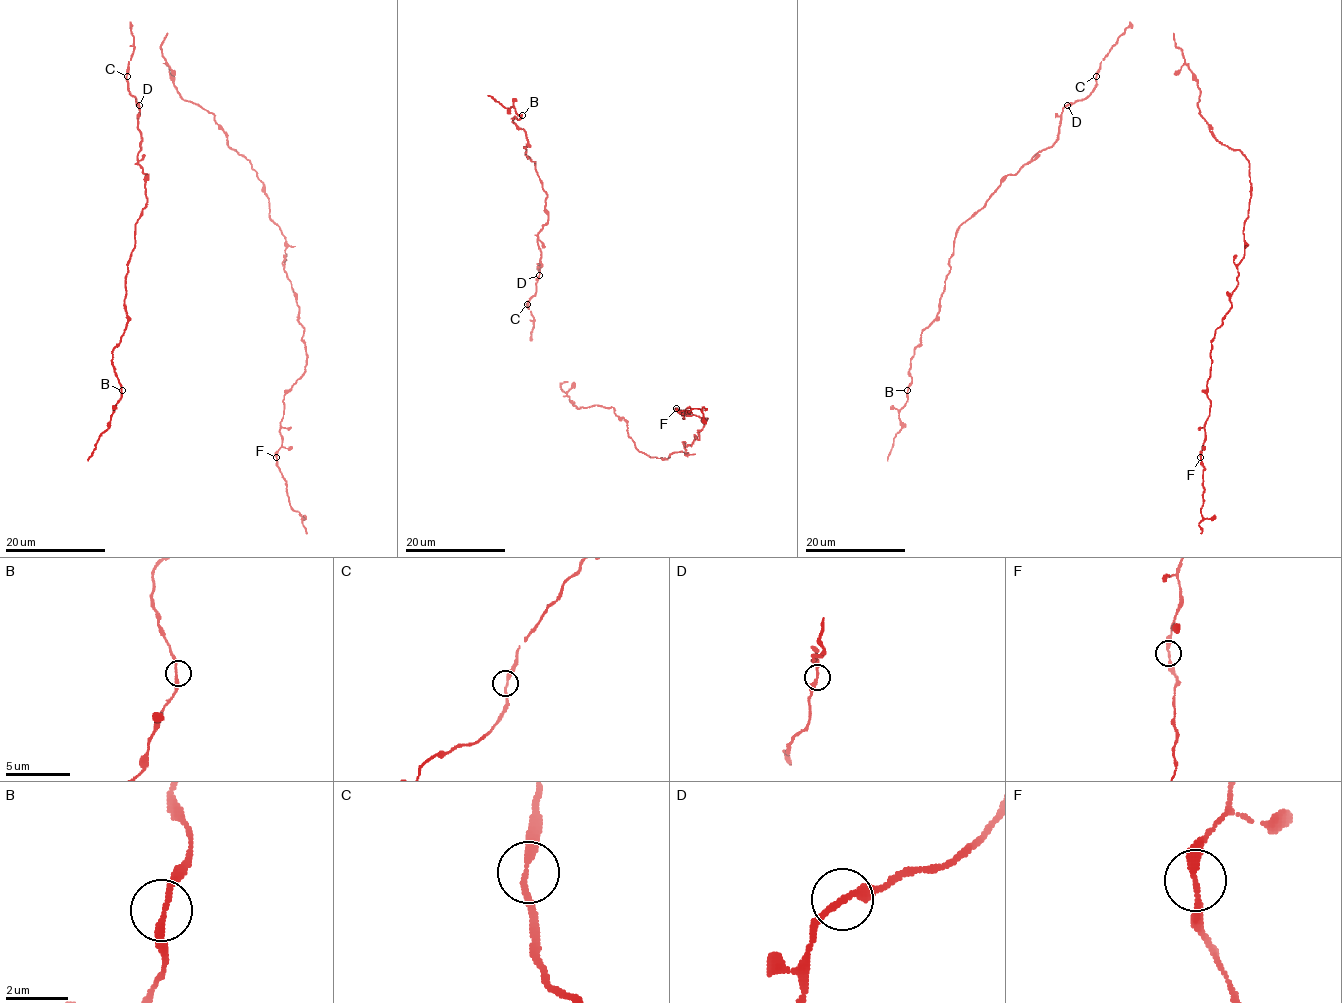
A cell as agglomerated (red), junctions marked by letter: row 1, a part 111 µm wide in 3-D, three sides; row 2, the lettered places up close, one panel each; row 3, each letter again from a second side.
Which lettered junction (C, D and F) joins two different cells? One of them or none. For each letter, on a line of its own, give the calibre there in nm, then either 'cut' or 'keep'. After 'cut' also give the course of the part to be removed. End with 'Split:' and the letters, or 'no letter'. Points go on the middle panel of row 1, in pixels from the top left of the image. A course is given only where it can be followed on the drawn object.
C: 220 nm thick; keep
D: 240 nm thick; keep
F: 240 nm thick; keep
Split: no letter

